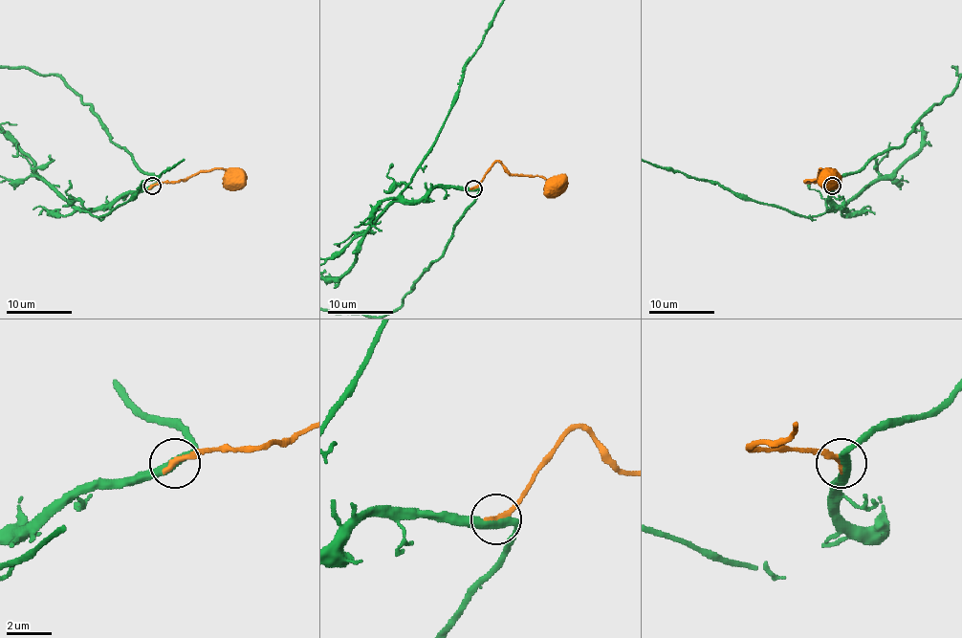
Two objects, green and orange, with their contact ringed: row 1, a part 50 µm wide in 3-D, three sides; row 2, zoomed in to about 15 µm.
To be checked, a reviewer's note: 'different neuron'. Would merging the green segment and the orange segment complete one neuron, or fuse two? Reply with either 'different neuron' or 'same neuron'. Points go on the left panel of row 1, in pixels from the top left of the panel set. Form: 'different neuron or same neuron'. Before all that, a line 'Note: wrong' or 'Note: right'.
Note: wrong
same neuron

